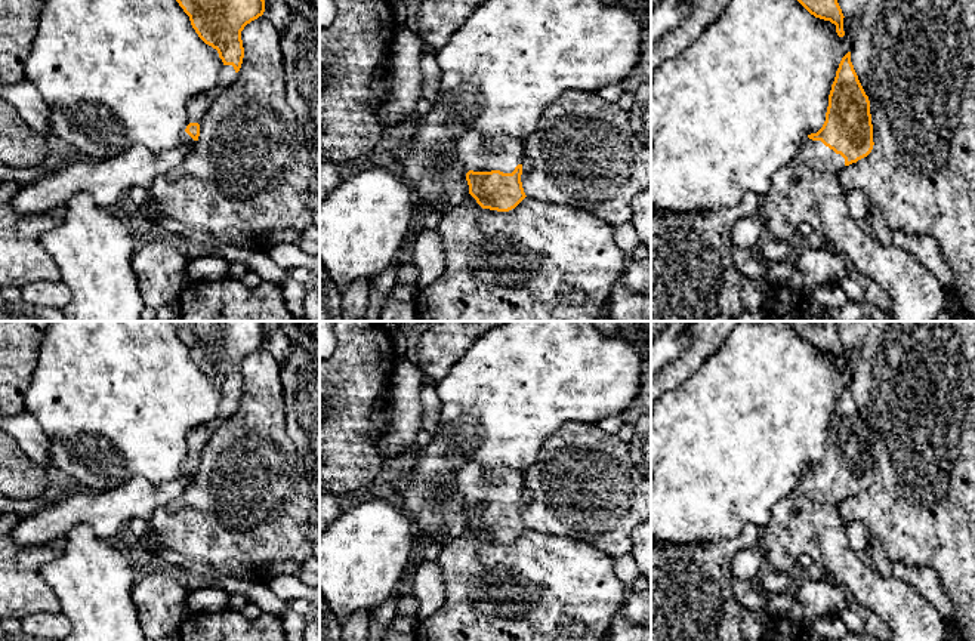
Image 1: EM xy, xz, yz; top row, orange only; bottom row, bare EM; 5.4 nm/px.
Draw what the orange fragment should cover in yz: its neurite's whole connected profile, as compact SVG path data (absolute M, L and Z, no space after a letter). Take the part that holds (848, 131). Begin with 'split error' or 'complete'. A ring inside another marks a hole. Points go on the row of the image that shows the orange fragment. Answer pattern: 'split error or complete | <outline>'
split error | M848 52L842 58L831 84L826 121L817 133L808 135L796 160L811 169L837 173L845 166L867 157L873 145L870 101L851 62L851 52Z

